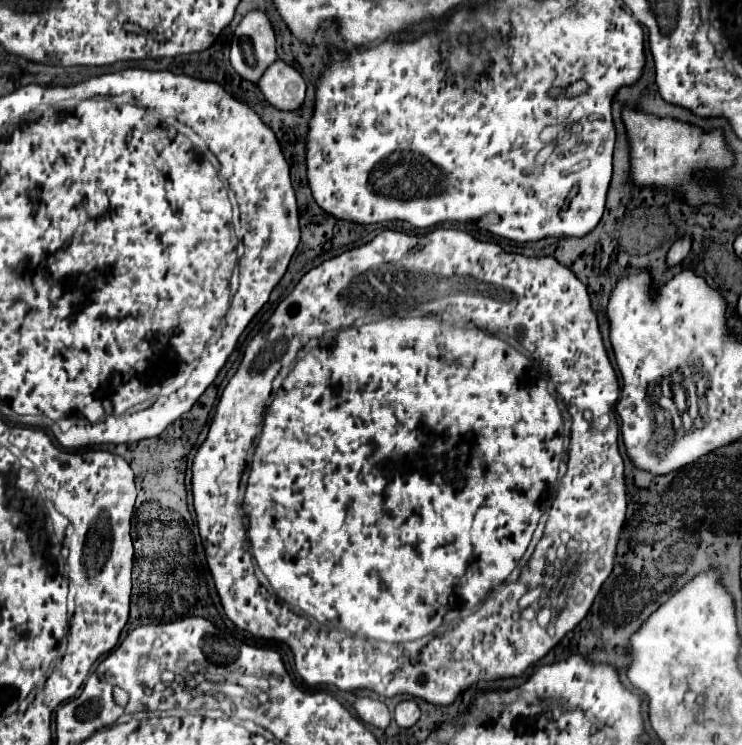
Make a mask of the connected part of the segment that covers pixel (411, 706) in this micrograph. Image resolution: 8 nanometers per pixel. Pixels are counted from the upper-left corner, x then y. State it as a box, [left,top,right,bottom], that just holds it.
[394,699,420,727]

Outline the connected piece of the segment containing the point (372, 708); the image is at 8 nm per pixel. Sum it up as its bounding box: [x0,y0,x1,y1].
[354,697,390,727]

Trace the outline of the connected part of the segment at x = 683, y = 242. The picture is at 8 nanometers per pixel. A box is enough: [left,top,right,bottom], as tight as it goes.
[668,235,692,267]

